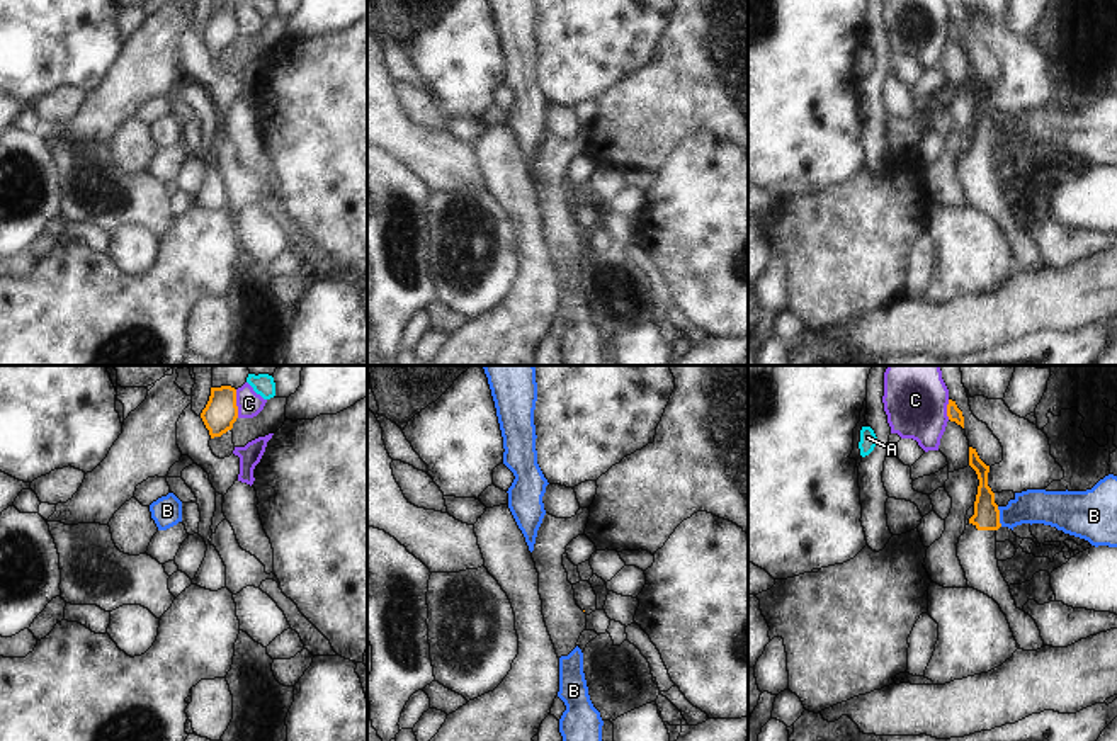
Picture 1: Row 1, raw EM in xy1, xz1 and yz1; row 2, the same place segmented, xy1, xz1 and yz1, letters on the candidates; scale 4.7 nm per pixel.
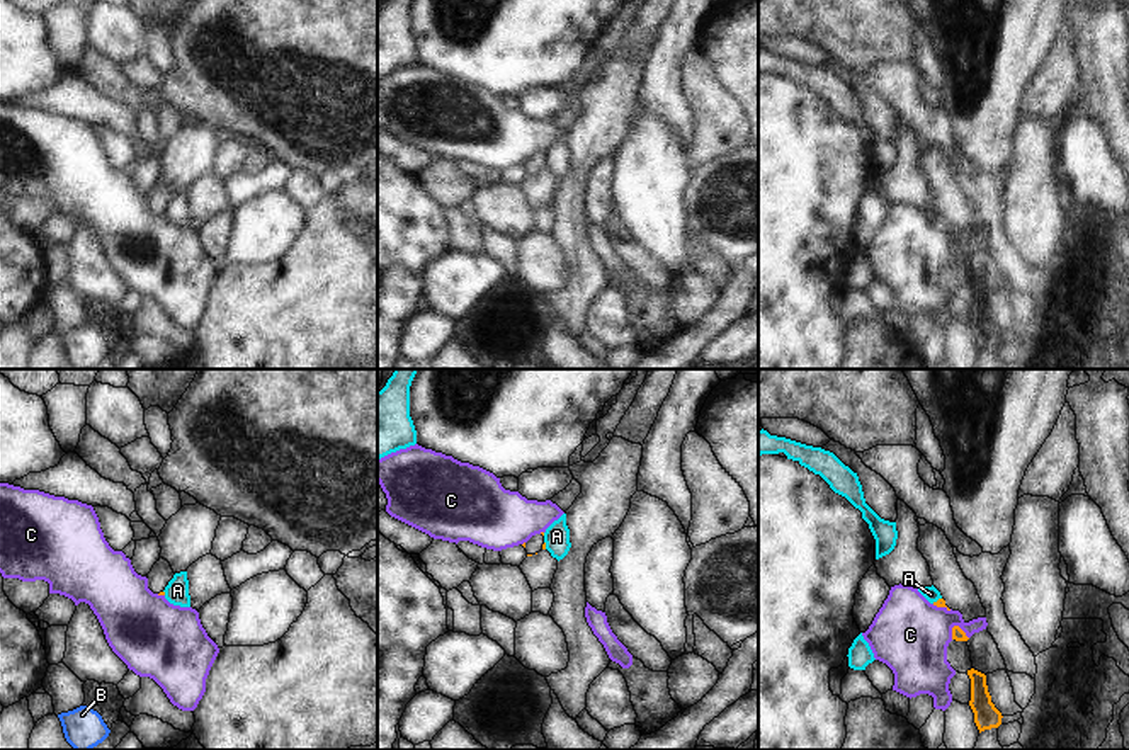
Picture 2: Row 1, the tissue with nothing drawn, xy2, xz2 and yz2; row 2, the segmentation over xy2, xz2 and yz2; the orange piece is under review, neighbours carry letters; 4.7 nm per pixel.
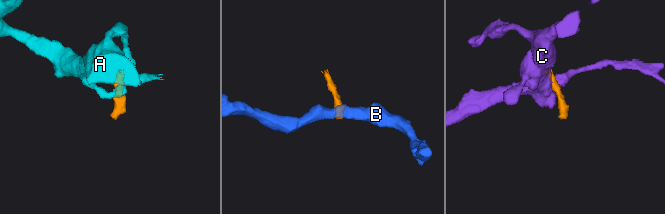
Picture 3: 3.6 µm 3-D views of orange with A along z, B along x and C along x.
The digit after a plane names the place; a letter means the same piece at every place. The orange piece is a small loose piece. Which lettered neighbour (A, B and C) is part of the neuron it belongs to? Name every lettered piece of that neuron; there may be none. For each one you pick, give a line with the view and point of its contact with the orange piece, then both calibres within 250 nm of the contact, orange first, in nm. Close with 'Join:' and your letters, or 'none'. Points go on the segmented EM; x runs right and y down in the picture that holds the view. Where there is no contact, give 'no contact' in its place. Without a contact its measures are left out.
Join: none

